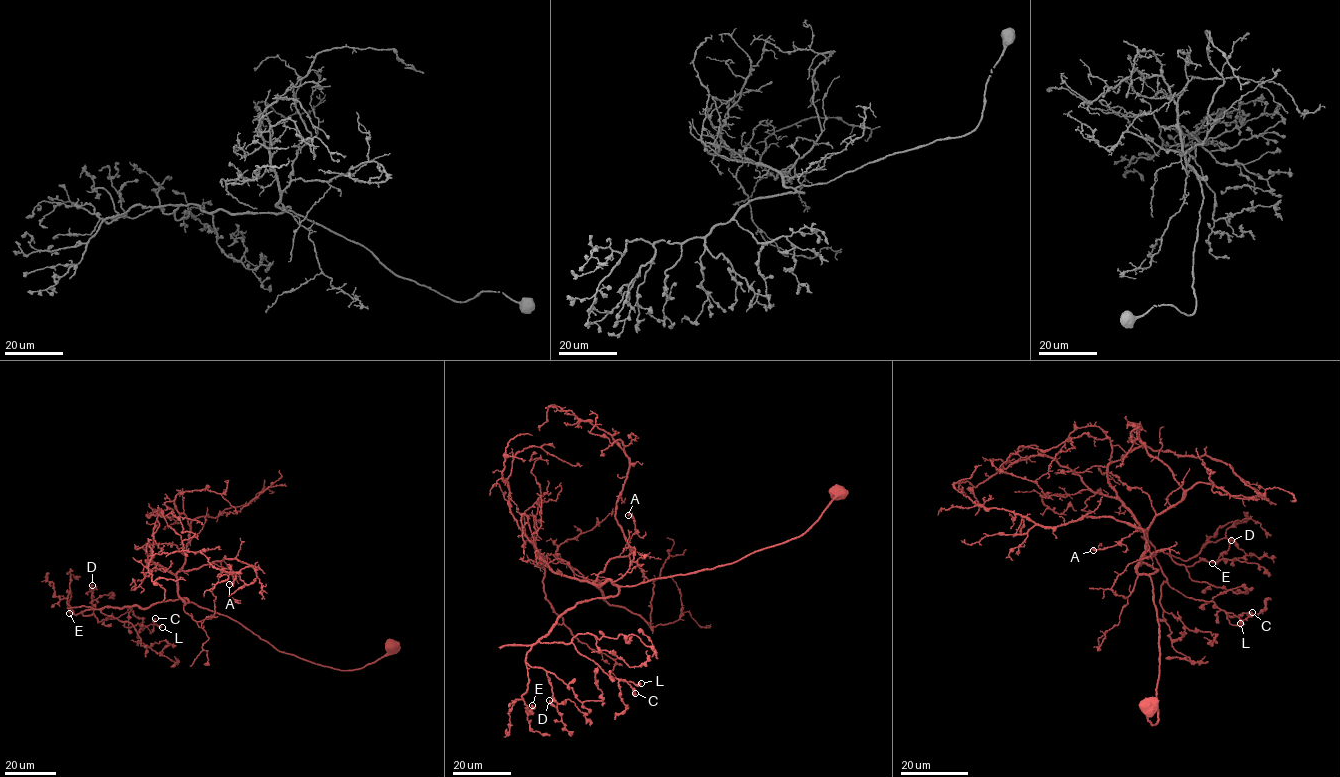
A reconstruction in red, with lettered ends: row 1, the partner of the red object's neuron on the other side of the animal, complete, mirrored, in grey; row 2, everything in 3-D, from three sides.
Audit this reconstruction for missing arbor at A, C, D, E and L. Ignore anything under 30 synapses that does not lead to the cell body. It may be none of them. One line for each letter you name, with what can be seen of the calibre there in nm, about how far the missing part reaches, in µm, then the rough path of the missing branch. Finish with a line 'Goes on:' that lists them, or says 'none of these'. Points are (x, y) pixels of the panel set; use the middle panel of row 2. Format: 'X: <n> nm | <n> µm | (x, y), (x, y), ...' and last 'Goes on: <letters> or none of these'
Goes on: none of these

